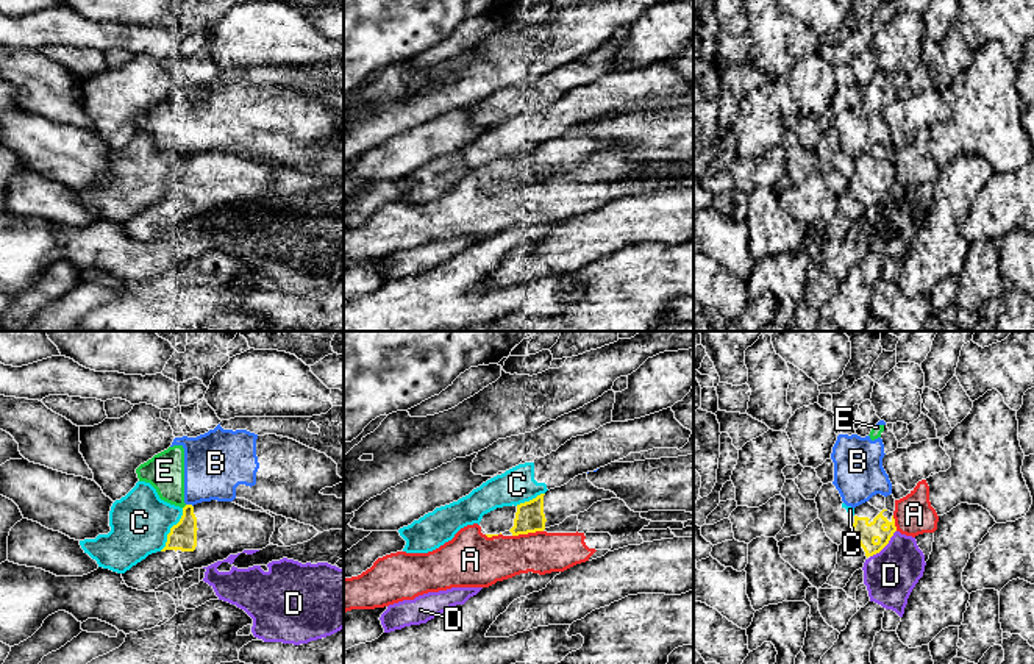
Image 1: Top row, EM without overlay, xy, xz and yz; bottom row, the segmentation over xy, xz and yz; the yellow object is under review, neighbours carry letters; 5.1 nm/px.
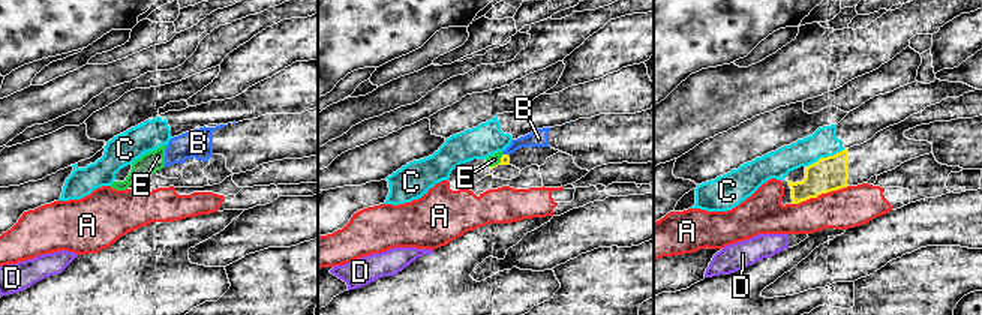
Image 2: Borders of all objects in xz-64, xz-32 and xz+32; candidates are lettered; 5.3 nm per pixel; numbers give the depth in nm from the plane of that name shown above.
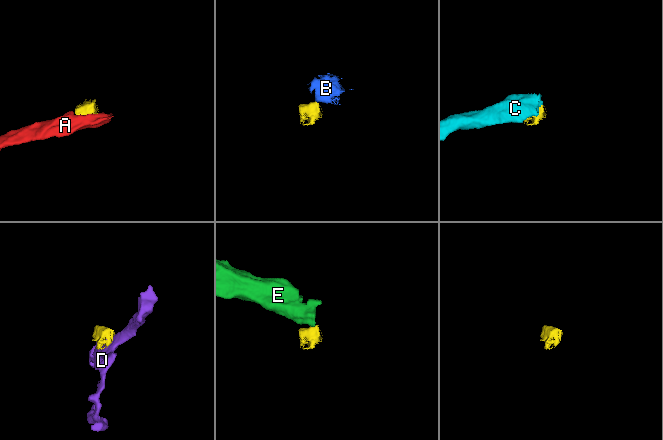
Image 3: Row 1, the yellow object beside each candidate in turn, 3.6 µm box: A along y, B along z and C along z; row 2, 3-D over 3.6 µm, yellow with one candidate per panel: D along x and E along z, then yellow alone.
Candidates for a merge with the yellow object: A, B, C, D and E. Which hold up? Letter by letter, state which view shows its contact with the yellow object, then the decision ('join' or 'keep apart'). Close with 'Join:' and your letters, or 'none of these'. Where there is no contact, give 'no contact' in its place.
A: xz | keep apart
B: xy | keep apart
C: xy | keep apart
D: yz | keep apart
E: xy | keep apart
Join: none of these

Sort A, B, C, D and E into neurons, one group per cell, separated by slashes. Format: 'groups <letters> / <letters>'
groups A / B E / C / D

